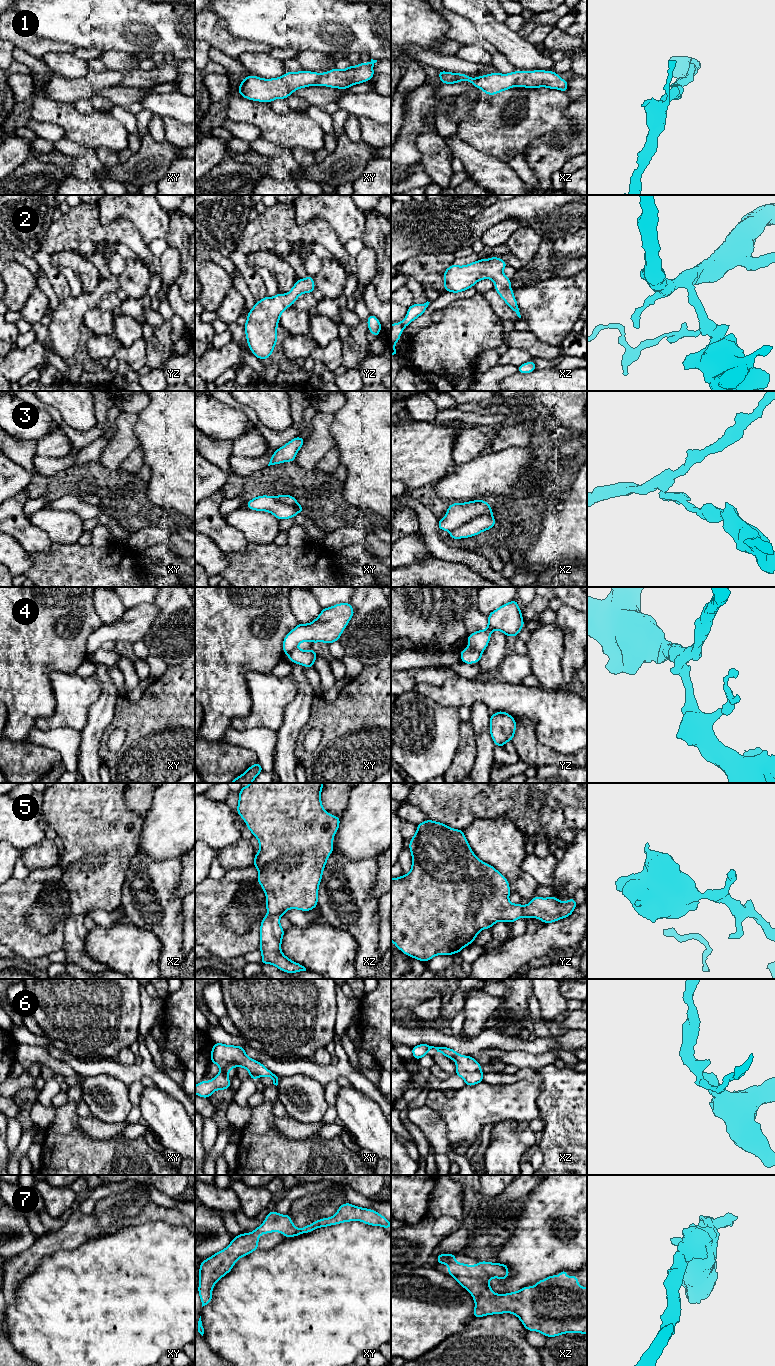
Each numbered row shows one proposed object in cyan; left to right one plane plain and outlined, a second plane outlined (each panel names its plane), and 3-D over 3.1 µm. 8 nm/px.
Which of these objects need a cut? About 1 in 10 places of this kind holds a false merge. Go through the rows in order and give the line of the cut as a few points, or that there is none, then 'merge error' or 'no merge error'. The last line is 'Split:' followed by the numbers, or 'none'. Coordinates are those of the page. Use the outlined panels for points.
1: no cut; no merge error
2: no cut; no merge error
3: cut in xz along (491, 515), (478, 516), (450, 532); merge error
4: cut in yz along (469, 646), (482, 651); merge error
5: no cut; no merge error
6: no cut; no merge error
7: no cut; no merge error
Split: 3, 4

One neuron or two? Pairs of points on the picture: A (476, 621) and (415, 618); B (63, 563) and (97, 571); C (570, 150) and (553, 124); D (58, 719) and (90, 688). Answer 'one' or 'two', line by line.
A: one
B: one
C: two
D: one

